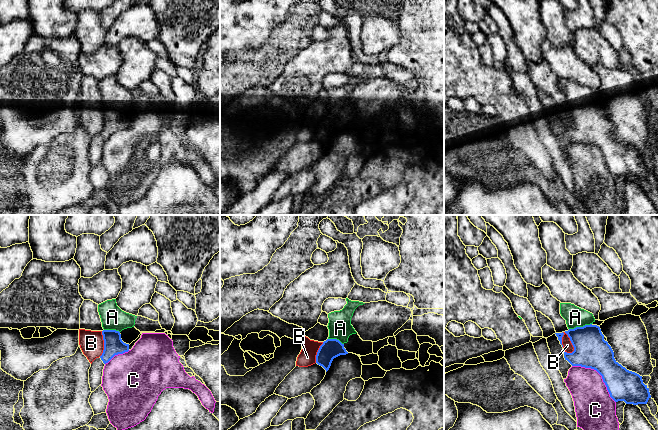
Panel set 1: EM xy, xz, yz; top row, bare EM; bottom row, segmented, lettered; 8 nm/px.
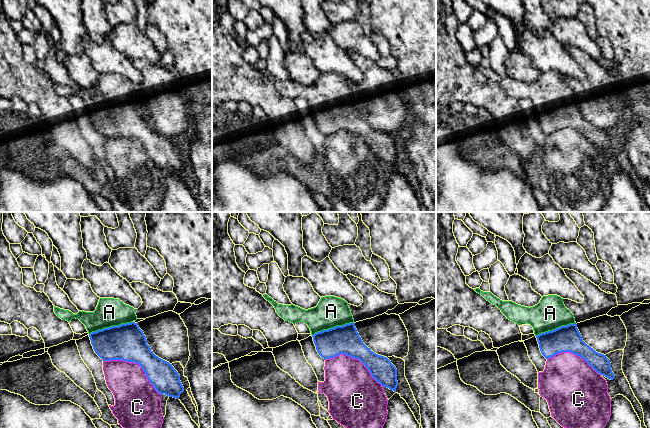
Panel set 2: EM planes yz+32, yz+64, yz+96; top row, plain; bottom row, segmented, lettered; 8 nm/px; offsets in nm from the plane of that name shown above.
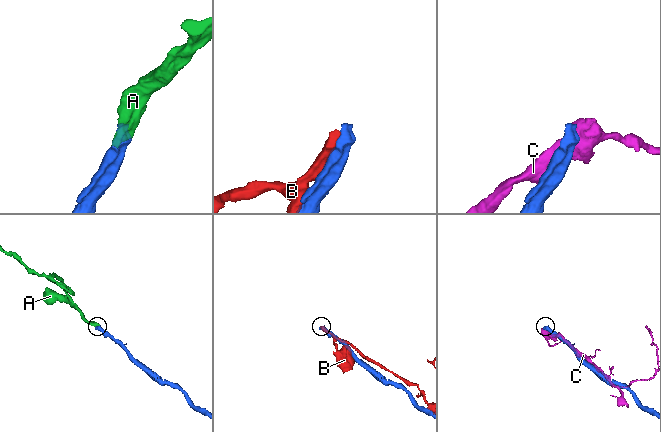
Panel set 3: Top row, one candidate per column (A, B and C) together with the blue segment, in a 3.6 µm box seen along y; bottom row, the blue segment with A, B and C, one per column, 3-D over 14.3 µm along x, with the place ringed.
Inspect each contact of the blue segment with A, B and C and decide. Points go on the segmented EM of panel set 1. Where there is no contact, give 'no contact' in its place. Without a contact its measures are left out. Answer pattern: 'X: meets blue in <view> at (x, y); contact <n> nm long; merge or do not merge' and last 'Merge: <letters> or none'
A: meets blue in yz at (580, 327); contact 190 nm long; merge
B: meets blue in yz at (561, 344); contact 190 nm long; do not merge
C: meets blue in yz at (600, 374); contact 460 nm long; do not merge
Merge: A

